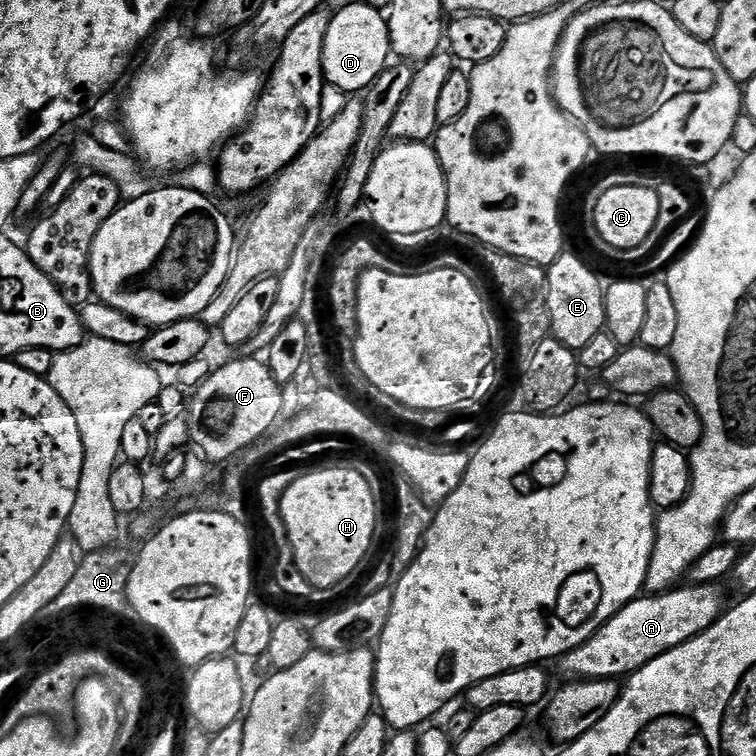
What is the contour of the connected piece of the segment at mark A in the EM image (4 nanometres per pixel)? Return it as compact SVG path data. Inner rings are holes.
M689 583L688 588L684 587L677 586L659 594L641 594L631 600L589 640L582 642L582 646L559 657L561 674L572 682L627 678L654 658L690 642L724 615L726 603L717 585Z

